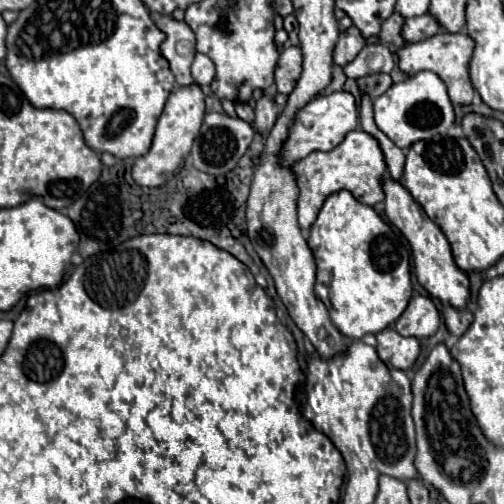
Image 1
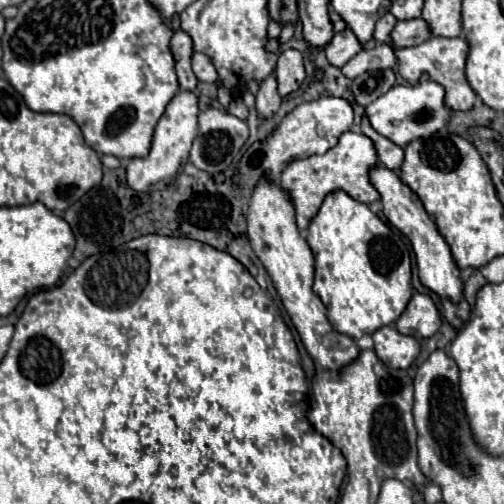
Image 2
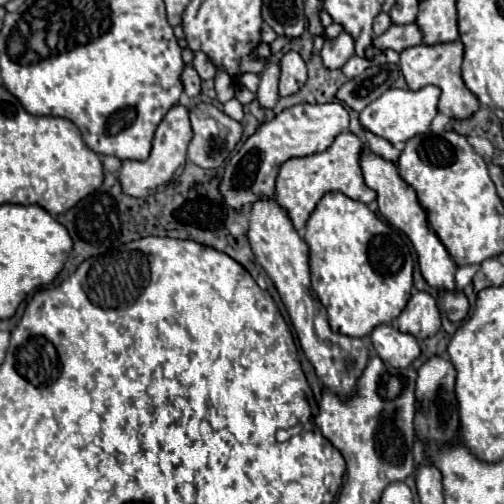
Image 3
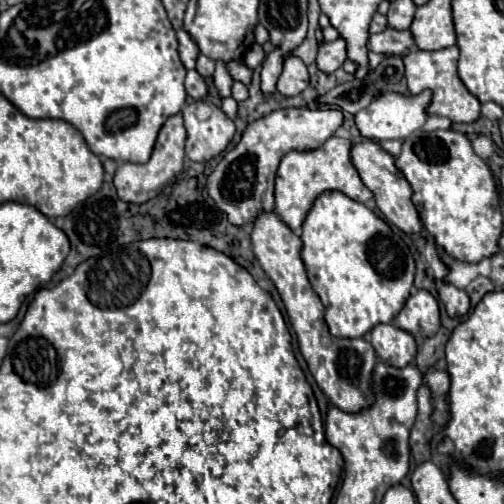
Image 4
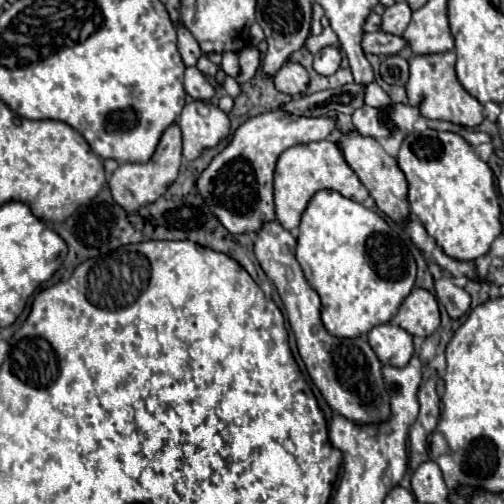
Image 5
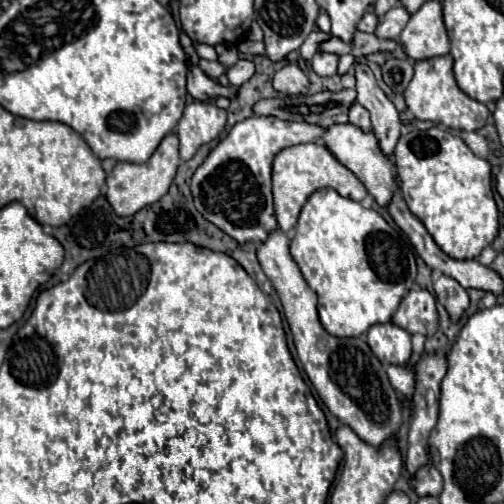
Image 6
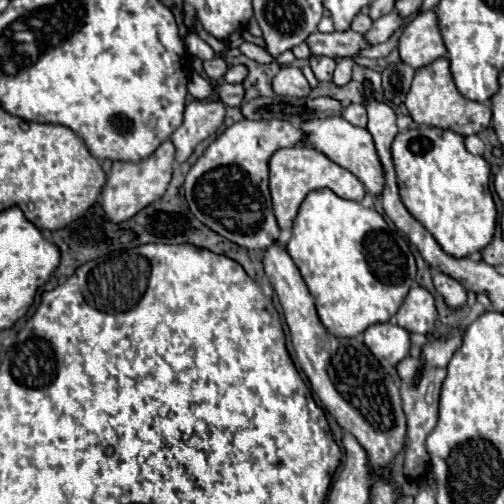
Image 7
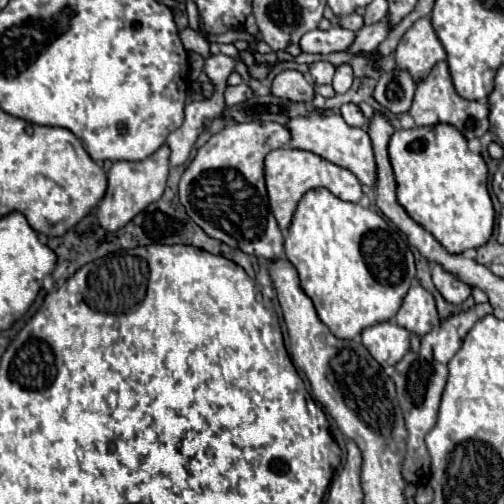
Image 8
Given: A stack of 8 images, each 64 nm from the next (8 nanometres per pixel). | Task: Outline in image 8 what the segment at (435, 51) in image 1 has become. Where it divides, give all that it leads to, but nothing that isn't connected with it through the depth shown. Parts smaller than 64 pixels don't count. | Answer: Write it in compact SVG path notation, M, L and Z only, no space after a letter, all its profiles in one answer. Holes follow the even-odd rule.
M438 62L426 78L416 80L416 92L412 98L412 106L410 106L410 116L414 118L416 126L432 126L432 124L450 124L454 126L458 132L462 132L468 140L470 138L482 138L488 128L488 102L480 100L480 102L470 102L464 100L456 94L450 72L448 72L448 64L446 62Z

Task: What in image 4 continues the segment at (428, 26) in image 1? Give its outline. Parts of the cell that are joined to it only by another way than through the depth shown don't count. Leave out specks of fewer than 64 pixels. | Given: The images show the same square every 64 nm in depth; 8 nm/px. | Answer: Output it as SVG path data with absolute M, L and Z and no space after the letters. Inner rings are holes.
M386 28L380 34L372 34L368 40L368 50L382 52L382 54L392 54L400 56L406 50L412 50L416 46L414 36L410 30L396 30L396 28Z

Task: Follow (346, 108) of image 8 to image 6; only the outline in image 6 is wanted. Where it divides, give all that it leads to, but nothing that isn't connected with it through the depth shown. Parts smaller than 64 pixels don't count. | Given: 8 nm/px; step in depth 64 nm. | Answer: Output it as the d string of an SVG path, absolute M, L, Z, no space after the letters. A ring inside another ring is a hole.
M354 104L352 108L350 108L350 122L354 124L354 126L358 126L360 130L364 130L364 132L372 132L372 122L370 122L370 114L368 114L368 110L364 108L364 106L360 106L360 104Z

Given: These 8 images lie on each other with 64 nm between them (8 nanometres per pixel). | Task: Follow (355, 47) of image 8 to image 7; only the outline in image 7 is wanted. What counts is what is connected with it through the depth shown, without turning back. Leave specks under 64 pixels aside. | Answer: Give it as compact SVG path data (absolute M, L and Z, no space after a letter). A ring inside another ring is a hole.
M392 10L390 14L382 16L380 20L376 20L370 28L370 32L366 32L366 40L374 46L374 44L382 44L386 42L396 30L400 30L406 24L406 18L402 18L396 10Z

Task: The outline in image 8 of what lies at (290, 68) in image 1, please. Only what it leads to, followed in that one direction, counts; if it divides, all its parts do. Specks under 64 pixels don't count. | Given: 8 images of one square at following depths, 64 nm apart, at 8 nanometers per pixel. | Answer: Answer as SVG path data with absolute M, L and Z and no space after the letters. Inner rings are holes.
M282 70L272 82L272 94L296 102L312 102L314 88L298 70Z

